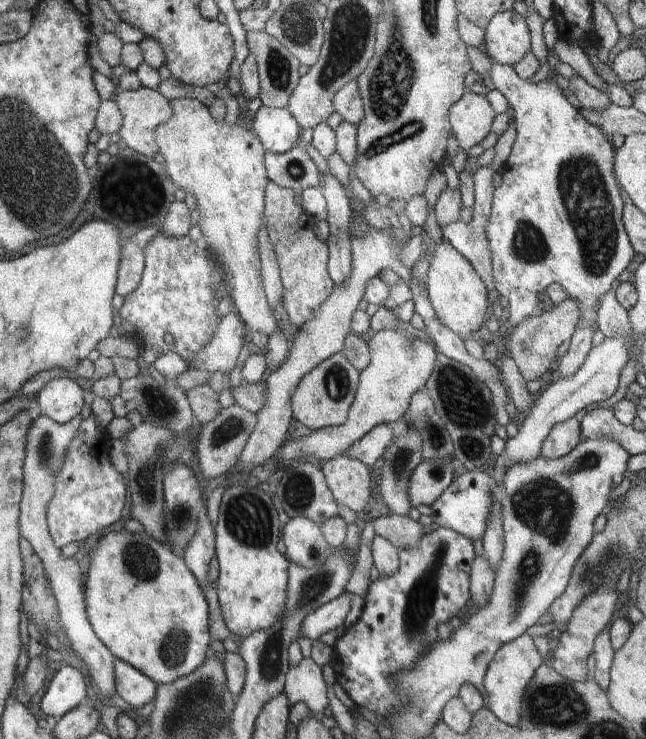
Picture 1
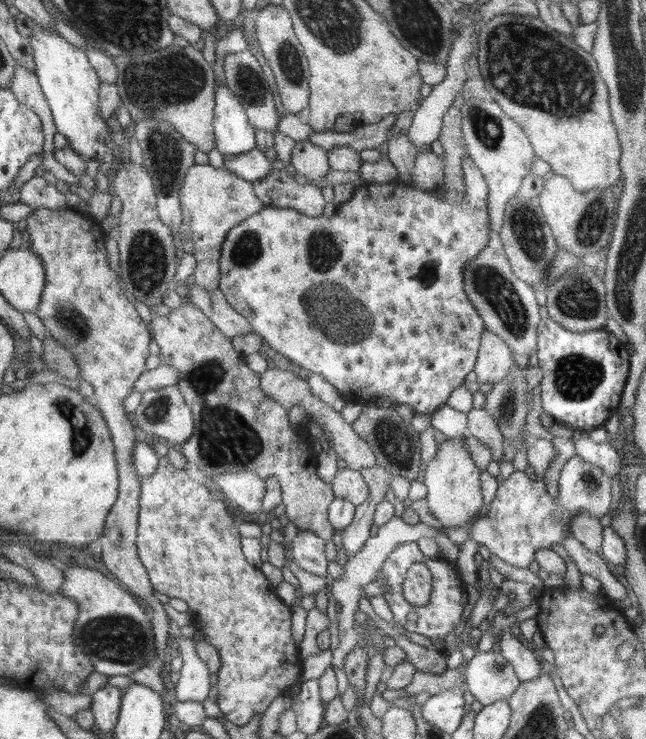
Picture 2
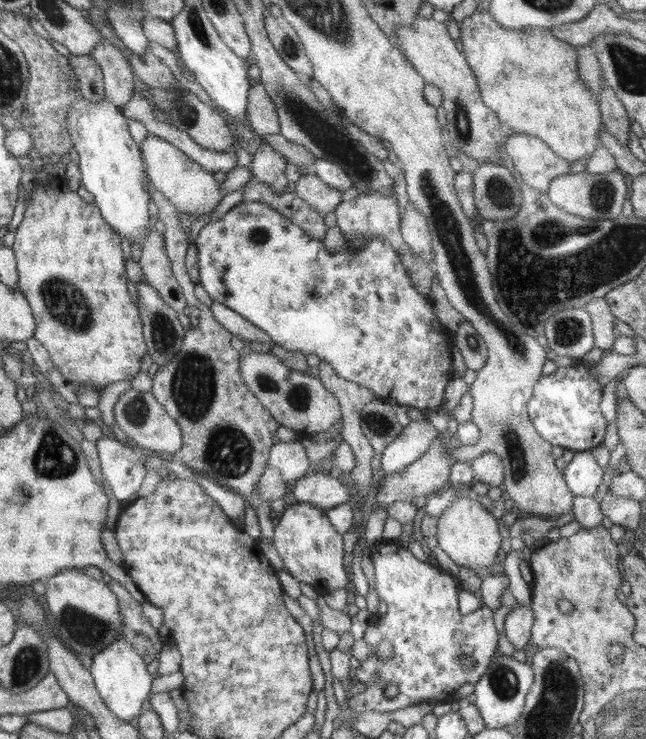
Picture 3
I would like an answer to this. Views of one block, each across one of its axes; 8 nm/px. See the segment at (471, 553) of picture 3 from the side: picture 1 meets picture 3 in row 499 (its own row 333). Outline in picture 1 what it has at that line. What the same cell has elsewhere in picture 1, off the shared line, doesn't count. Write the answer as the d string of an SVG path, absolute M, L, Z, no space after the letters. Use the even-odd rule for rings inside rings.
M439 240L430 258L427 276L425 284L436 320L445 330L458 334L467 343L478 342L475 334L480 326L485 325L486 310L490 303L487 289L472 264L449 241Z

